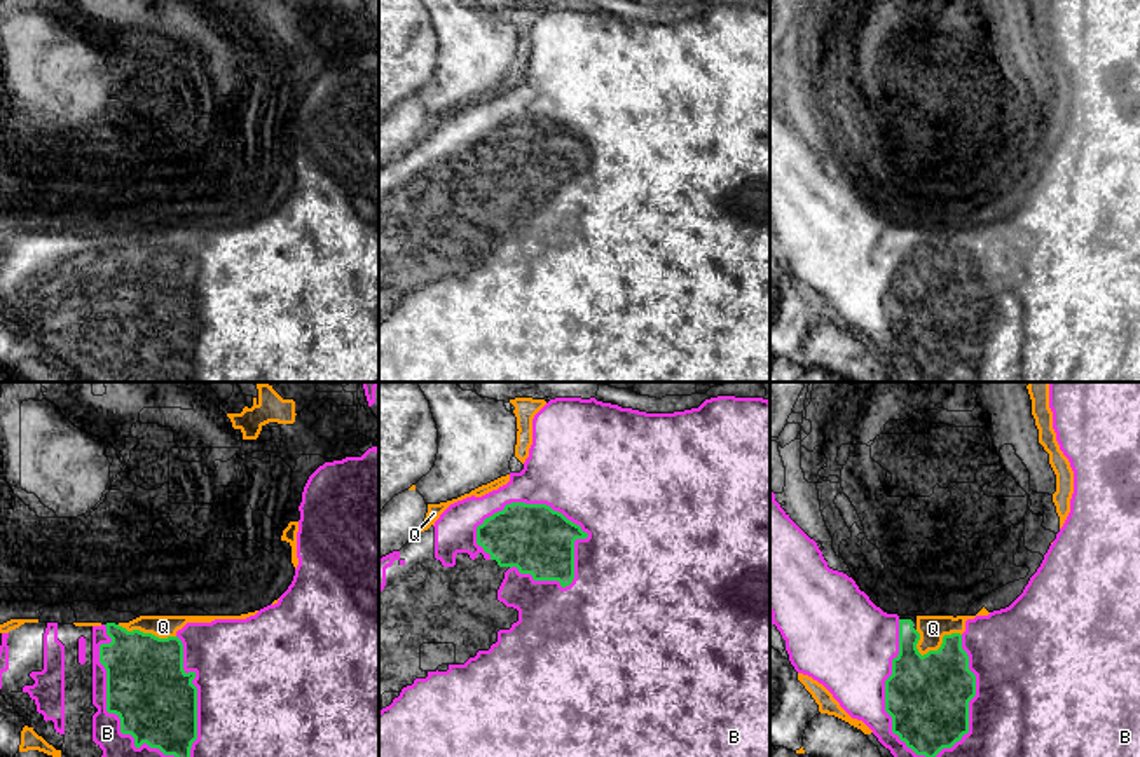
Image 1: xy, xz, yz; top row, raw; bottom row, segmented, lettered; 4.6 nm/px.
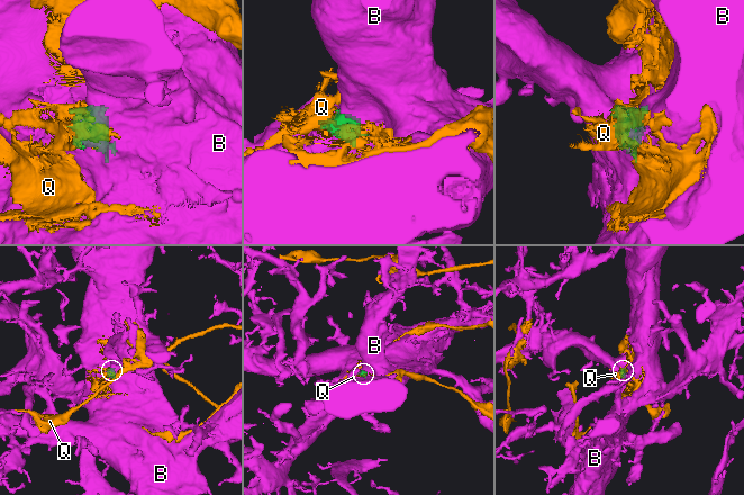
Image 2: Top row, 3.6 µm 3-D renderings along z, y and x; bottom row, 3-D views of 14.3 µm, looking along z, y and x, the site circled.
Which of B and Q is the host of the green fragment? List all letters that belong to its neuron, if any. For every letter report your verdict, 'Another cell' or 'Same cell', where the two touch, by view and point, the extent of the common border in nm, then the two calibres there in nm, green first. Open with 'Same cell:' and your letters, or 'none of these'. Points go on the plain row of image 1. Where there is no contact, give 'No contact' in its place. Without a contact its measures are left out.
Same cell: B
B: Same cell. Touches green at yz (885, 304). Shared border 650 nm. Thickness 380 nm (green) against 380 nm
Q: Another cell. Touches green at yz (941, 255). Shared border 220 nm. Thickness 380 nm (green) against 120 nm

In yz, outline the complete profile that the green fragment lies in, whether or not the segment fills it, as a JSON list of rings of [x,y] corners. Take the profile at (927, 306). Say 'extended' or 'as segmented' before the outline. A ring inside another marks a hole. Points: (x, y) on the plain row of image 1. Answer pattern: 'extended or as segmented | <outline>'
extended | [[[1049,0],[1053,38],[1074,80],[1070,122],[1023,202],[1006,218],[965,230],[965,241],[943,246],[937,260],[920,263],[911,228],[887,223],[855,190],[828,176],[817,152],[780,117],[770,99],[770,232],[786,249],[798,283],[822,293],[840,316],[862,330],[894,365],[894,382],[1140,382],[1140,0]]]

